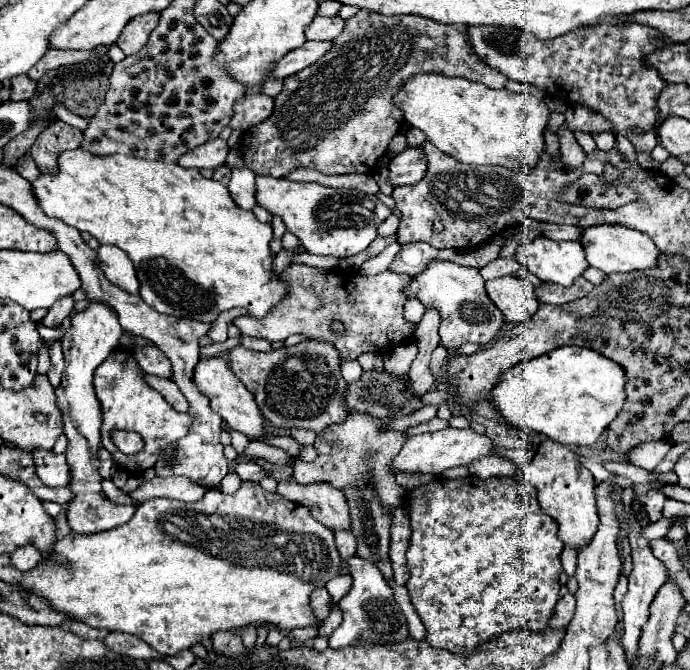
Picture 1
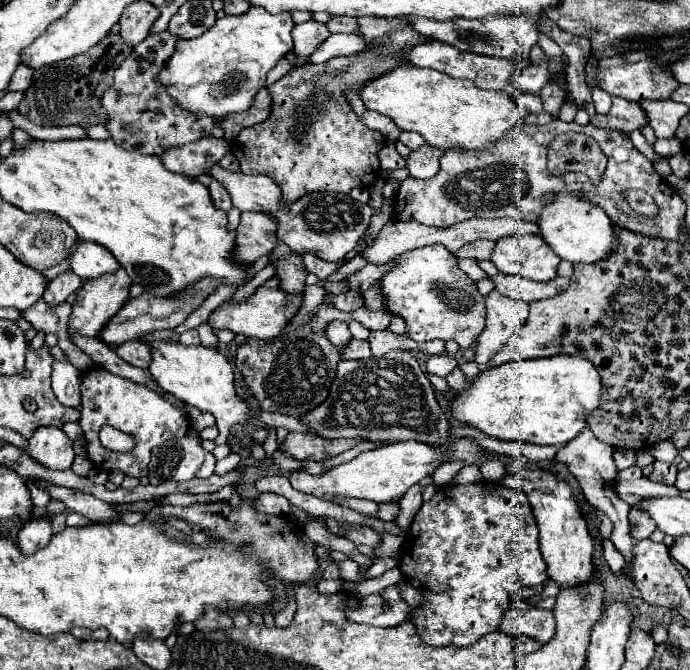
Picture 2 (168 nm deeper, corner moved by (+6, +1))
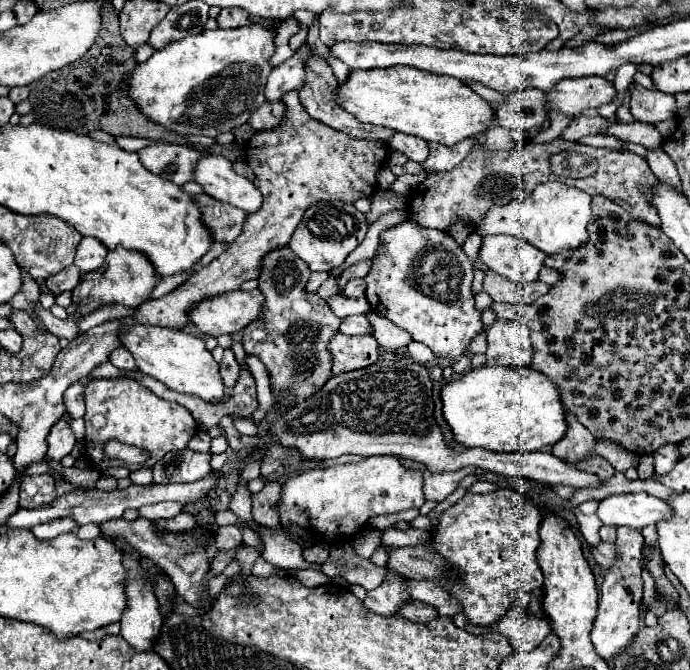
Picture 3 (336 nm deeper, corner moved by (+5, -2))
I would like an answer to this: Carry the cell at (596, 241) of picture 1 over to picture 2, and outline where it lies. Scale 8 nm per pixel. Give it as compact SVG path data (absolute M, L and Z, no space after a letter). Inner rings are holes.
M562 193L552 205L544 207L538 225L542 239L554 249L554 253L560 259L572 263L598 263L598 259L606 259L610 251L616 251L620 243L618 233L614 231L614 223L608 219L608 215L586 197L574 193Z

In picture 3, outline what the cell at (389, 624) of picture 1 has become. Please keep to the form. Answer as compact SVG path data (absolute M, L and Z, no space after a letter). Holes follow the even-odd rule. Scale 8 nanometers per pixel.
M413 600L411 604L407 604L407 610L403 610L403 616L409 618L409 620L427 624L427 622L435 620L439 614L437 614L437 610L435 610L433 606L427 606L427 604L423 604L423 602Z

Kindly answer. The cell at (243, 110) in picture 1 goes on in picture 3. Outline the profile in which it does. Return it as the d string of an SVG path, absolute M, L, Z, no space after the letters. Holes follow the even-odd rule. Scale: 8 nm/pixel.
M265 102L263 106L259 106L259 110L255 114L251 114L249 124L255 130L273 130L283 122L285 110L287 110L287 106L281 102Z

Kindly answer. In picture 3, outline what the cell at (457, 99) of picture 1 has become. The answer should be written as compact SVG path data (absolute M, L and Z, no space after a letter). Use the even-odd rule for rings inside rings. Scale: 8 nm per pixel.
M405 66L351 70L347 82L337 84L335 94L337 104L353 114L359 122L385 126L445 146L453 146L463 138L483 134L493 120L491 104L477 96L461 80Z

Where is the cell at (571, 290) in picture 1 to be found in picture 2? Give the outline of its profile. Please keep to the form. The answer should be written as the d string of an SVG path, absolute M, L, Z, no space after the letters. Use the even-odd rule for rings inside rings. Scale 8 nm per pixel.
M496 275L492 277L496 289L512 299L520 299L524 303L532 303L532 301L540 301L540 299L550 299L554 295L558 295L558 285L556 281L548 281L548 283L538 283L538 281L530 281L530 279L522 279L518 275Z

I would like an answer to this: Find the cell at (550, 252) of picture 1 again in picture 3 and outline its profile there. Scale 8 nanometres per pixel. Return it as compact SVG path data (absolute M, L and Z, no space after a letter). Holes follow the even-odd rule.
M485 236L479 248L479 260L487 270L513 282L535 282L543 268L545 254L515 236Z

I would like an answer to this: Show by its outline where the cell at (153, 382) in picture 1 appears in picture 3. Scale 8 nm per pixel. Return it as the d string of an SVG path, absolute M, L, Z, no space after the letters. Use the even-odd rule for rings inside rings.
M35 304L35 314L39 316L39 320L45 324L45 328L49 332L53 332L55 336L59 338L67 338L67 340L75 340L79 336L79 330L77 330L77 322L73 318L65 318L65 320L59 320L51 314L51 310L45 310L41 308L41 304Z

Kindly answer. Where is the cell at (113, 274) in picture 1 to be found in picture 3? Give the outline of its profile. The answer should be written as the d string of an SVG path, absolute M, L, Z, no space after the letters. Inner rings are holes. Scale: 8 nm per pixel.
M81 238L79 246L77 246L77 254L75 254L75 264L81 272L91 272L97 270L105 256L107 256L107 248L103 246L103 242L99 242L97 238Z

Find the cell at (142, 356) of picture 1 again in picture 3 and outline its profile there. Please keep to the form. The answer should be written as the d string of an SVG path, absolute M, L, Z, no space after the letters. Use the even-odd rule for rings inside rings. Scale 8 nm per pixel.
M119 346L119 348L115 348L115 350L111 352L109 362L111 362L115 368L119 368L119 370L135 370L135 360L133 360L133 356L131 356L123 346Z

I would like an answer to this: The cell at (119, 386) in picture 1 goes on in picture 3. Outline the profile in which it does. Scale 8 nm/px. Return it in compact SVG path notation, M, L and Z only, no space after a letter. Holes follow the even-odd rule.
M131 378L89 380L89 384L85 386L85 404L87 404L87 414L83 416L87 424L85 444L89 458L97 470L105 470L109 466L121 464L103 454L103 444L111 438L117 438L123 444L145 448L149 452L149 460L143 466L151 468L159 458L163 458L173 448L183 450L197 432L197 422L191 418L187 408L183 408L177 402L167 402L155 396L151 390L139 386L139 382Z

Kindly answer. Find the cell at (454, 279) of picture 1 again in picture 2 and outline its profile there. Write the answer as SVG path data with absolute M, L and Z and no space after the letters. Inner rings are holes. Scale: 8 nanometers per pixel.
M434 245L406 251L396 261L398 267L386 273L380 285L390 313L404 317L408 323L410 339L456 341L460 347L474 345L486 327L484 297L476 289L476 283L458 269L456 257L446 247Z

